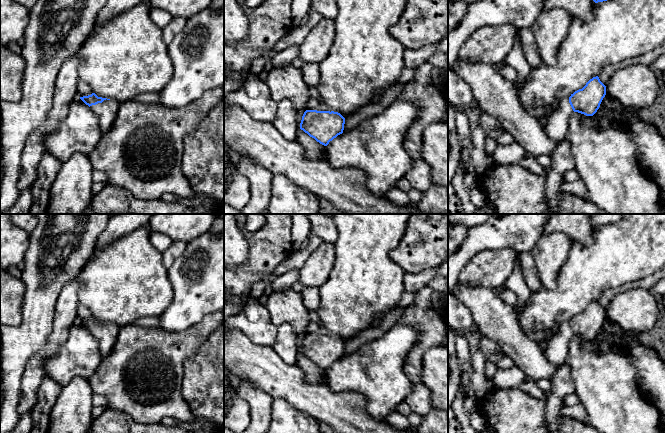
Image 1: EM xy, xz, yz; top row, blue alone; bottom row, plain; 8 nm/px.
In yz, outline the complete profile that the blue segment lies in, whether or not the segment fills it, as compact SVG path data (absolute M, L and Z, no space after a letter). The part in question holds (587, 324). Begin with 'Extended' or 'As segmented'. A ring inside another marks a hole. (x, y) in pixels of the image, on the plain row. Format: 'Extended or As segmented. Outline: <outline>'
Extended. Outline: M593 301L586 309L558 327L558 332L547 342L546 358L557 368L564 365L568 356L571 339L574 336L593 340L606 319L606 310L599 301Z

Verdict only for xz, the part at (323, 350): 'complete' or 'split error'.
split error

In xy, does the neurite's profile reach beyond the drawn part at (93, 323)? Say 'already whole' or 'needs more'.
needs more

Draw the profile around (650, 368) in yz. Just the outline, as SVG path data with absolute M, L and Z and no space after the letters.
M600 330L593 340L599 353L617 348L635 365L638 385L642 392L656 405L661 416L663 433L665 433L665 362L661 360L654 349L639 343L637 333L623 331L621 342L616 344L610 333Z

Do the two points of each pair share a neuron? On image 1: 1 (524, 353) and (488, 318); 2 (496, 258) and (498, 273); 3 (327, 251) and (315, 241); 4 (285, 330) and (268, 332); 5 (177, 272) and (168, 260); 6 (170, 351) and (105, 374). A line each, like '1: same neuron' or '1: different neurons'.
1: same neuron
2: same neuron
3: different neurons
4: different neurons
5: different neurons
6: same neuron

